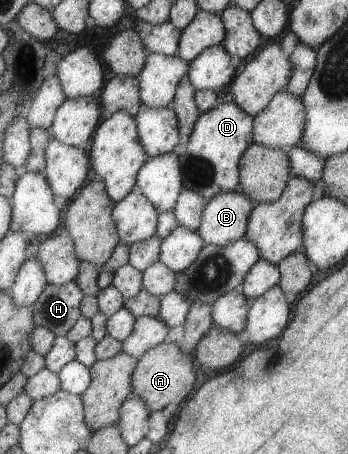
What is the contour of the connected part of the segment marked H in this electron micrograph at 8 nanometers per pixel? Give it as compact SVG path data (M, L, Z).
M74 281L67 285L48 284L33 306L36 327L66 336L83 315L84 290Z

